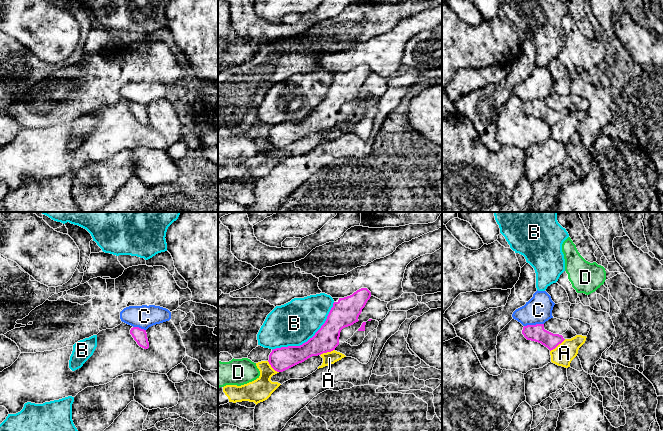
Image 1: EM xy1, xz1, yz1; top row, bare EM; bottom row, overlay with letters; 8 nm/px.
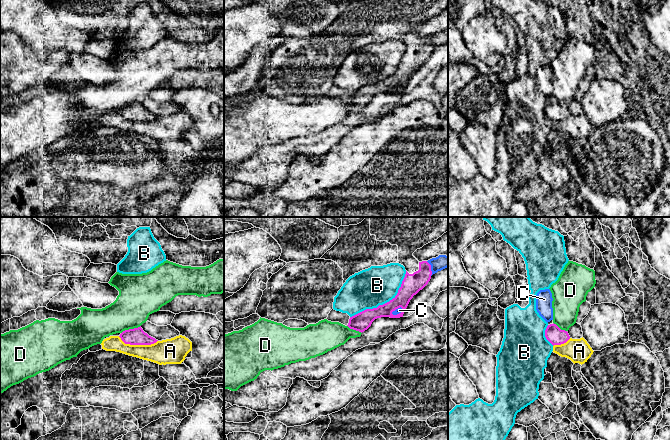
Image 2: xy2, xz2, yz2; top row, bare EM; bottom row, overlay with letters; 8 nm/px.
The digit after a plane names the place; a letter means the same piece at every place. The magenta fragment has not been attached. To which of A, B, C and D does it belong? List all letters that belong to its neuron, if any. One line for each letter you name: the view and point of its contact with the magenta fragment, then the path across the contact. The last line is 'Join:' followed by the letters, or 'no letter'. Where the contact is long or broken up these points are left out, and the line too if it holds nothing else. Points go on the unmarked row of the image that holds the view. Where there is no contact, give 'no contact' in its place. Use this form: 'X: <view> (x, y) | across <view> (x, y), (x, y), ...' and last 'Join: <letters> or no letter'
Join: no letter

